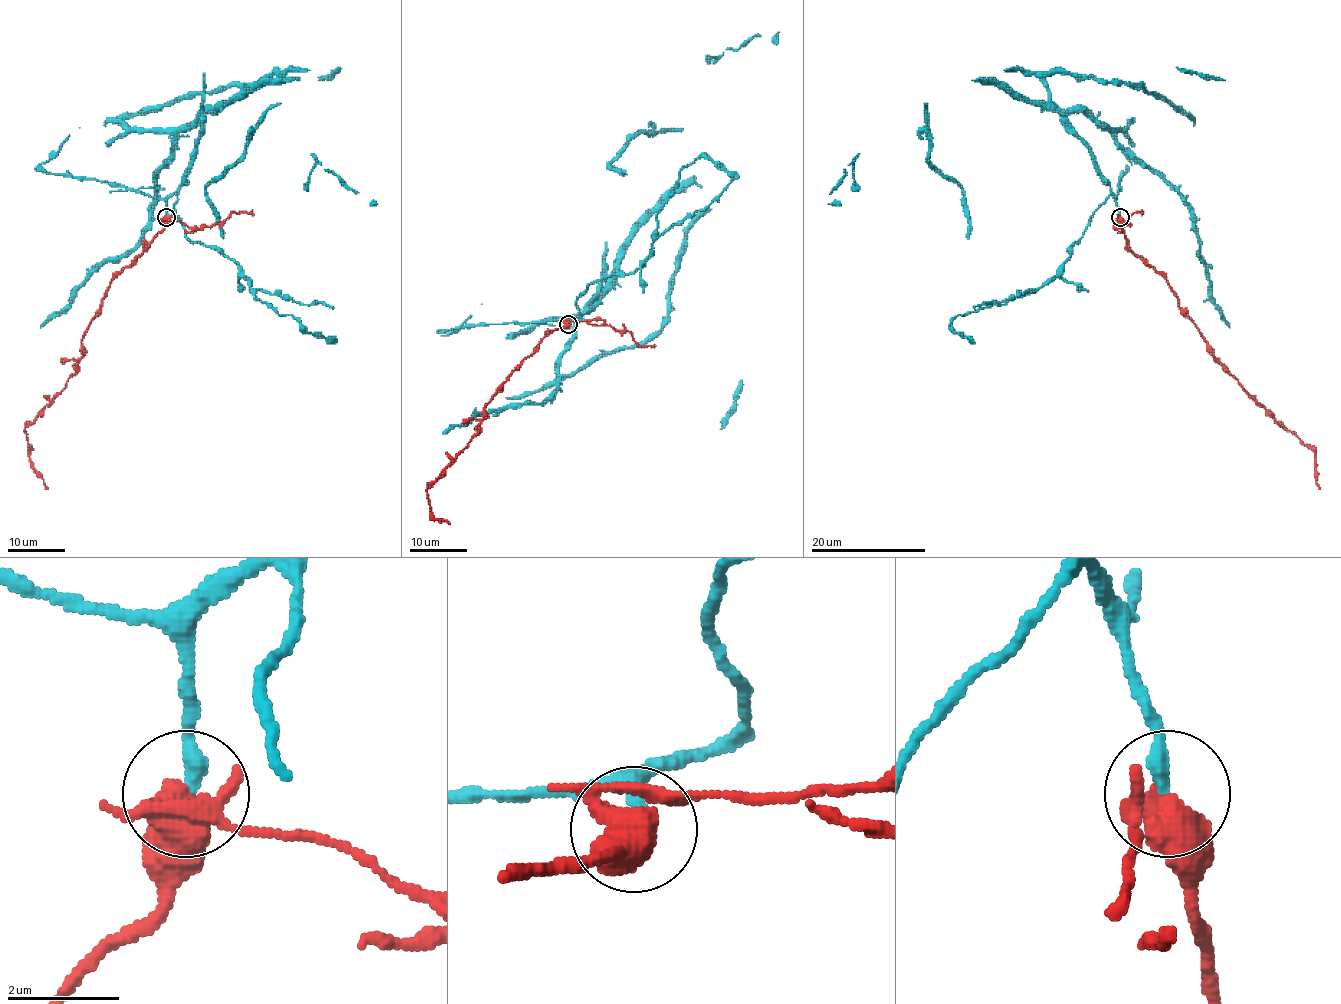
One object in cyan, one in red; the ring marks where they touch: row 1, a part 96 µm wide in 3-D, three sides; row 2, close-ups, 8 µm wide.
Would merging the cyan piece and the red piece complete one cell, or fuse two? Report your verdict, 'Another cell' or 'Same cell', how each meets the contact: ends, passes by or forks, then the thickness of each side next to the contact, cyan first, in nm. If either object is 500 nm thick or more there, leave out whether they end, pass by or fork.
Another cell. At the ring cyan ends. At the ring red forks. Thickness 280 nm (cyan) against 400 nm

